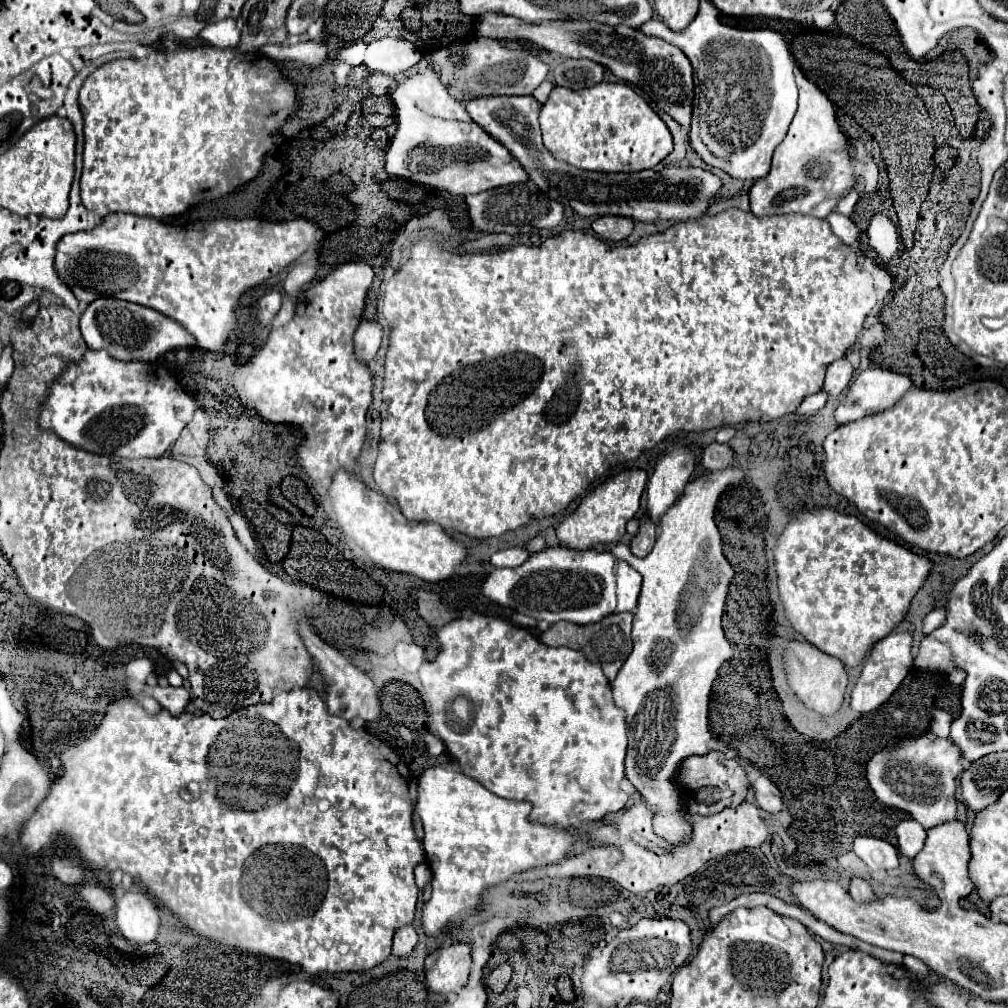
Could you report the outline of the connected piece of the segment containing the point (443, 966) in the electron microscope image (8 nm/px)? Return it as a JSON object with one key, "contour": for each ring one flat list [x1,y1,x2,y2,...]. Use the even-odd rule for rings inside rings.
{"contour":[[450,944,448,948,438,948,426,958,426,984,444,996,454,996,470,976,470,946]]}

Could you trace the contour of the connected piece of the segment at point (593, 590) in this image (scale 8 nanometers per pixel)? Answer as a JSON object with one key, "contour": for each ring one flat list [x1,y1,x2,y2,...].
{"contour":[[548,548,536,552,518,568,494,568,484,582,484,594,500,606,550,624,560,620,592,624,616,612,634,612,640,586,642,576,610,552]]}

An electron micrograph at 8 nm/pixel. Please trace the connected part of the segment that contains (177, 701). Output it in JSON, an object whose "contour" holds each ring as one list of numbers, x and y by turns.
{"contour":[[146,686,144,694,156,698,156,702,158,702,162,708,166,708,170,714,182,714,182,712,186,712,188,702,190,702,190,692,188,692,186,688]]}

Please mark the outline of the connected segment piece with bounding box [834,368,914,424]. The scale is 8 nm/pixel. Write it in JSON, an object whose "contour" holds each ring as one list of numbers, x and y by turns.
{"contour":[[864,370,854,378,852,388,848,388,840,400,834,418,838,424,848,424,862,416,882,412,896,404,912,386,914,384,908,376,892,370]]}

